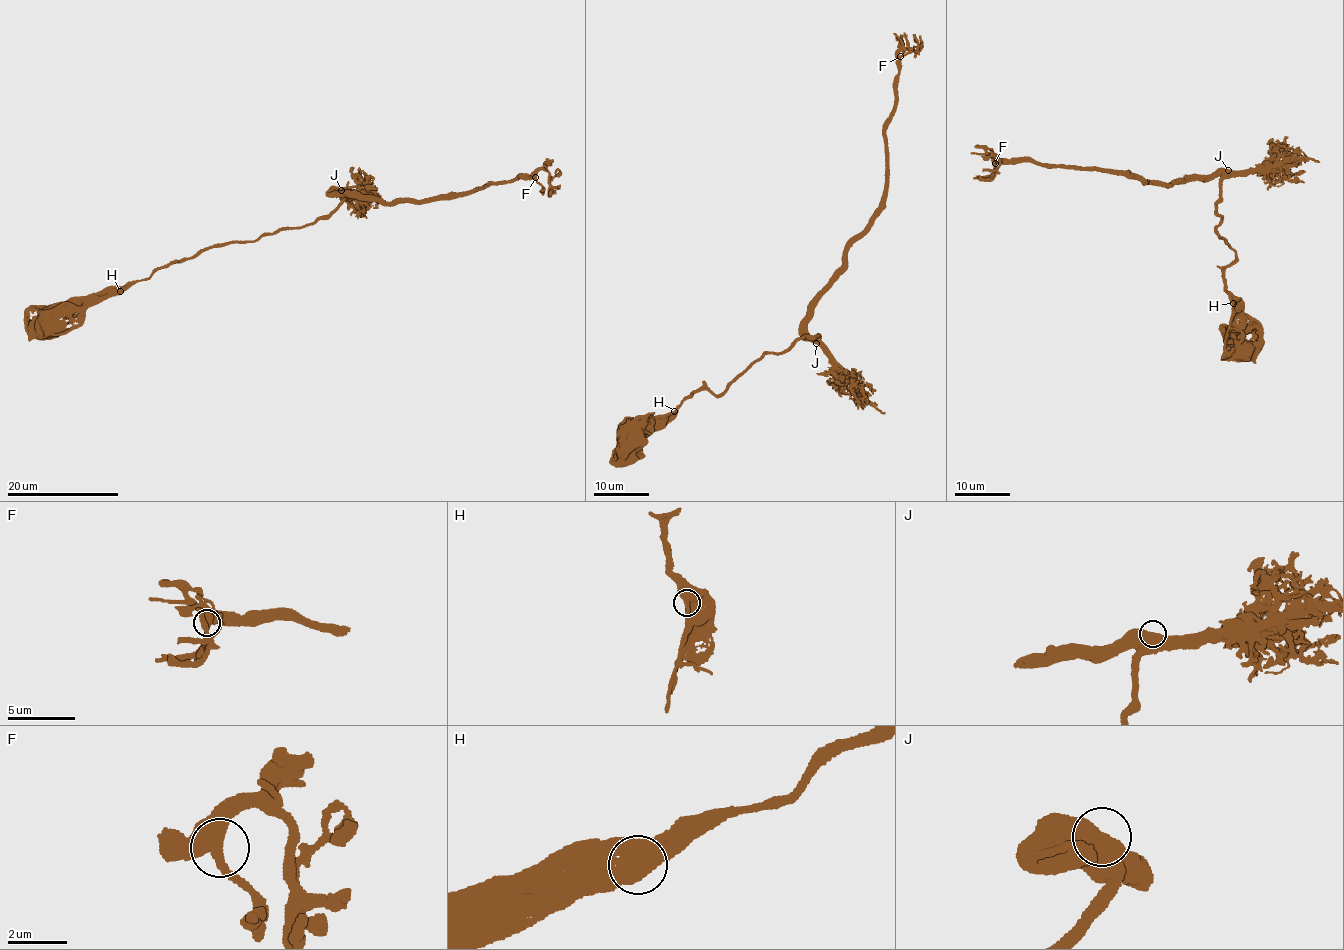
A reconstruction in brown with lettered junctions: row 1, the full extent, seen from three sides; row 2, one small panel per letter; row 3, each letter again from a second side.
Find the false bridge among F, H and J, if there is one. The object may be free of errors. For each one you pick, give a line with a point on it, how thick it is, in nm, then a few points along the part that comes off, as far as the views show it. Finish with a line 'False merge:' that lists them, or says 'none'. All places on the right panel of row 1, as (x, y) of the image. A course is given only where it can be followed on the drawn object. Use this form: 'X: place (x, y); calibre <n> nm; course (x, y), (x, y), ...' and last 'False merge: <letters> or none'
False merge: none

